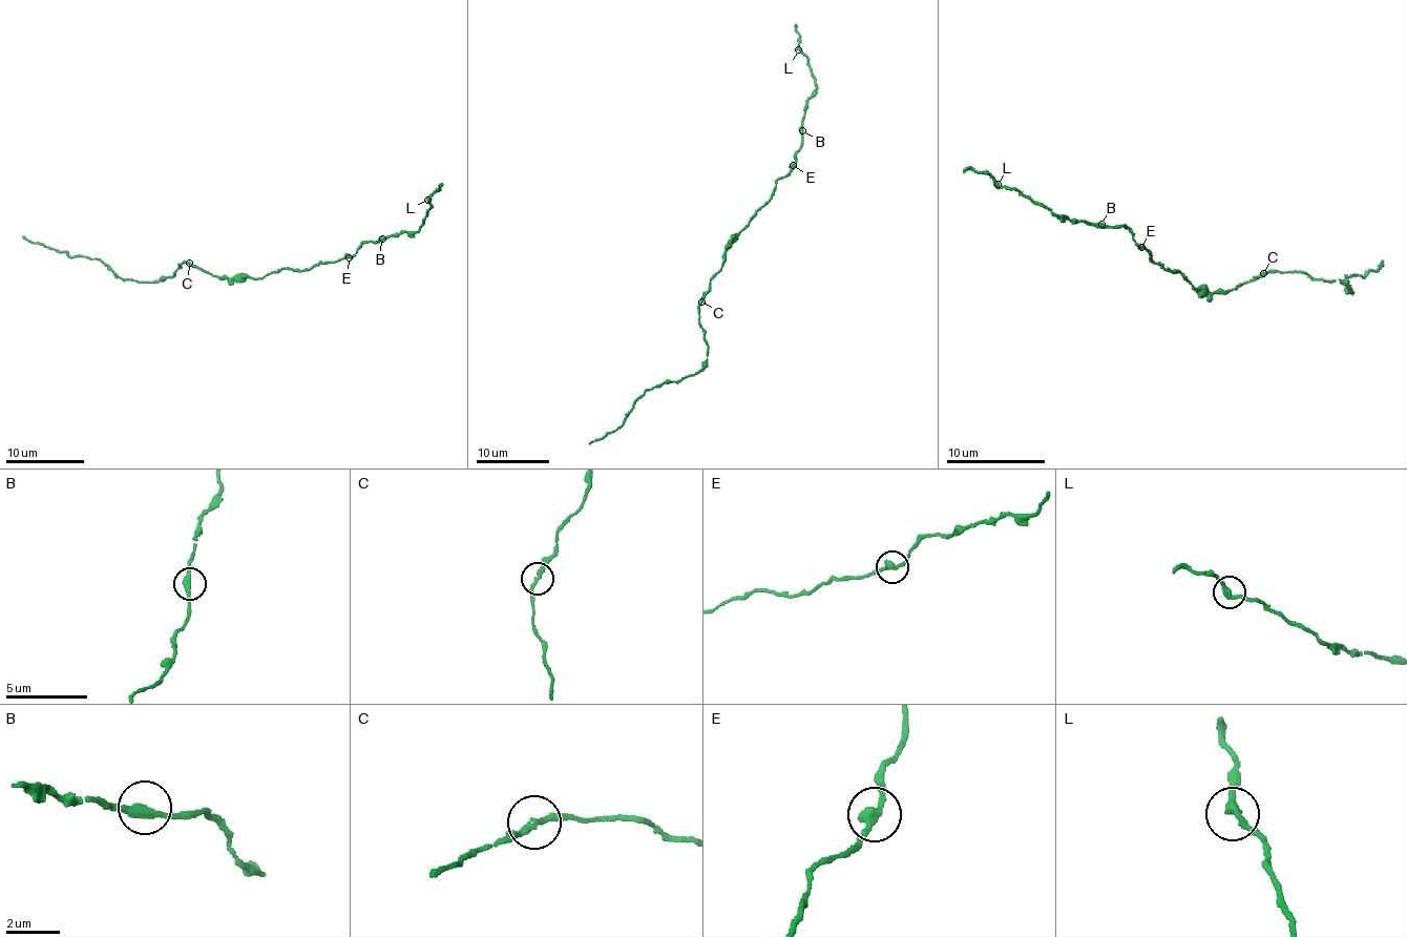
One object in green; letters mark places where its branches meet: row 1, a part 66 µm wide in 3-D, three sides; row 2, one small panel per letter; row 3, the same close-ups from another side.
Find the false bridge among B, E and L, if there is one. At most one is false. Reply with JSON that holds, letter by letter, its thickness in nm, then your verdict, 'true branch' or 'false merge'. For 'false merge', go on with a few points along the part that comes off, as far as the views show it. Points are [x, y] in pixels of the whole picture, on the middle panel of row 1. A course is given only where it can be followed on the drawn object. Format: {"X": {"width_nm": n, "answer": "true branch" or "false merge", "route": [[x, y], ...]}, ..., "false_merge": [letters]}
{"B": {"width_nm": 300, "answer": "true branch"}, "E": {"width_nm": 300, "answer": "true branch"}, "L": {"width_nm": 280, "answer": "true branch"}, "false_merge": []}

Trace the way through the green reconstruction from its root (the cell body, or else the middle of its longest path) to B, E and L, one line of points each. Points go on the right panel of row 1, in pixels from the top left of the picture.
B: (1202, 290), (1191, 287), (1175, 270), (1172, 272), (1154, 264), (1148, 250), (1136, 244), (1124, 225), (1101, 224)
E: (1202, 290), (1191, 287), (1175, 270), (1172, 272), (1154, 264), (1148, 250), (1142, 248)
L: (1202, 290), (1191, 287), (1175, 270), (1154, 264), (1148, 250), (1136, 244), (1124, 225), (1066, 219), (998, 184)

